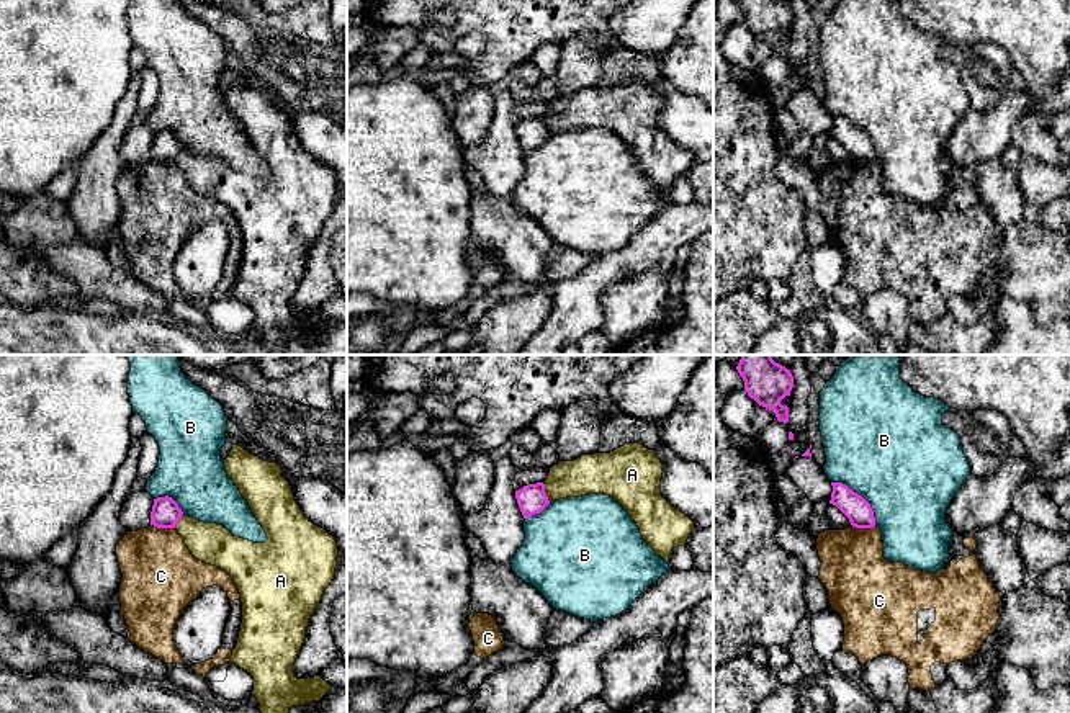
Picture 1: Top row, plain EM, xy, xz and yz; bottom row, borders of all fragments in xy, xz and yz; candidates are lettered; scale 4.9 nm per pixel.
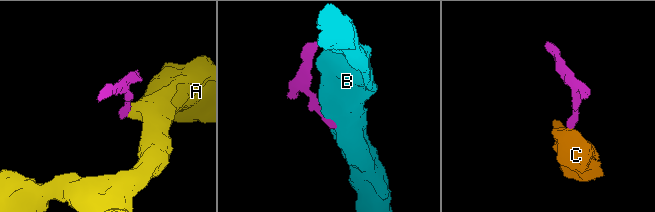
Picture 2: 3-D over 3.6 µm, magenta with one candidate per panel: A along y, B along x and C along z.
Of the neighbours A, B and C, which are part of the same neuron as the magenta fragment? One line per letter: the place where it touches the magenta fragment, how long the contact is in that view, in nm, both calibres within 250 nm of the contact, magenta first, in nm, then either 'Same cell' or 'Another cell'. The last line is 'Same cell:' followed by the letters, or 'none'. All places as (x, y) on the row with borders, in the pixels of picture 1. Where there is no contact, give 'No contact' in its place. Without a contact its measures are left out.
A: Touches magenta at xz (545, 493). Shared border 100 nm. Thickness 150 nm (magenta) against 190 nm. Another cell
B: Touches magenta at yz (861, 496). Shared border 320 nm. Thickness 130 nm (magenta) against 500 nm. Another cell
C: Touches magenta at xy (162, 527). Shared border 120 nm. Thickness 140 nm (magenta) against 380 nm. Another cell
Same cell: none

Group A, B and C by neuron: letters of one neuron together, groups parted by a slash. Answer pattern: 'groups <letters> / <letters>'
groups A / B / C

